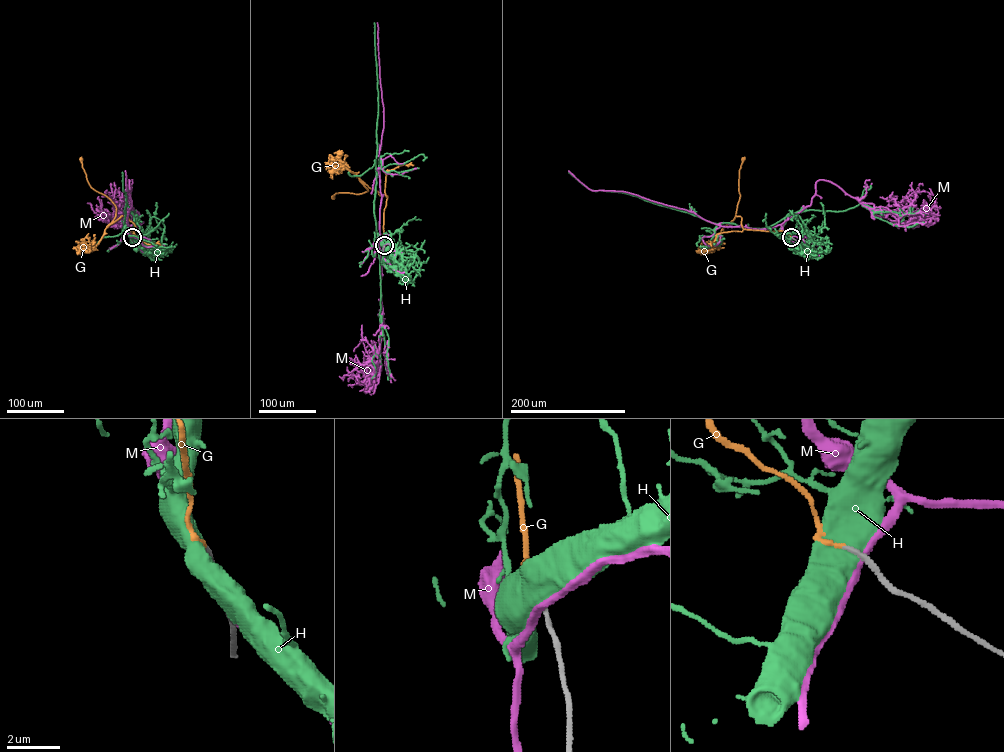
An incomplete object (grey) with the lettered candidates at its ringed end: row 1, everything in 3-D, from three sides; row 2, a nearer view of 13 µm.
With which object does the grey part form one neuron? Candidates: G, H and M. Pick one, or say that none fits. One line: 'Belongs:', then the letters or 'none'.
Belongs: G

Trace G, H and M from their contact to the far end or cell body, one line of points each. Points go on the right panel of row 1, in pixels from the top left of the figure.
G: (791, 237), (784, 231), (743, 229), (742, 218), (736, 215), (724, 227), (735, 217), (743, 159)
H: (791, 237), (798, 215), (810, 234), (795, 249)
M: (791, 237), (781, 225), (810, 205), (819, 180), (877, 210), (908, 207), (920, 214), (886, 199), (897, 196)

